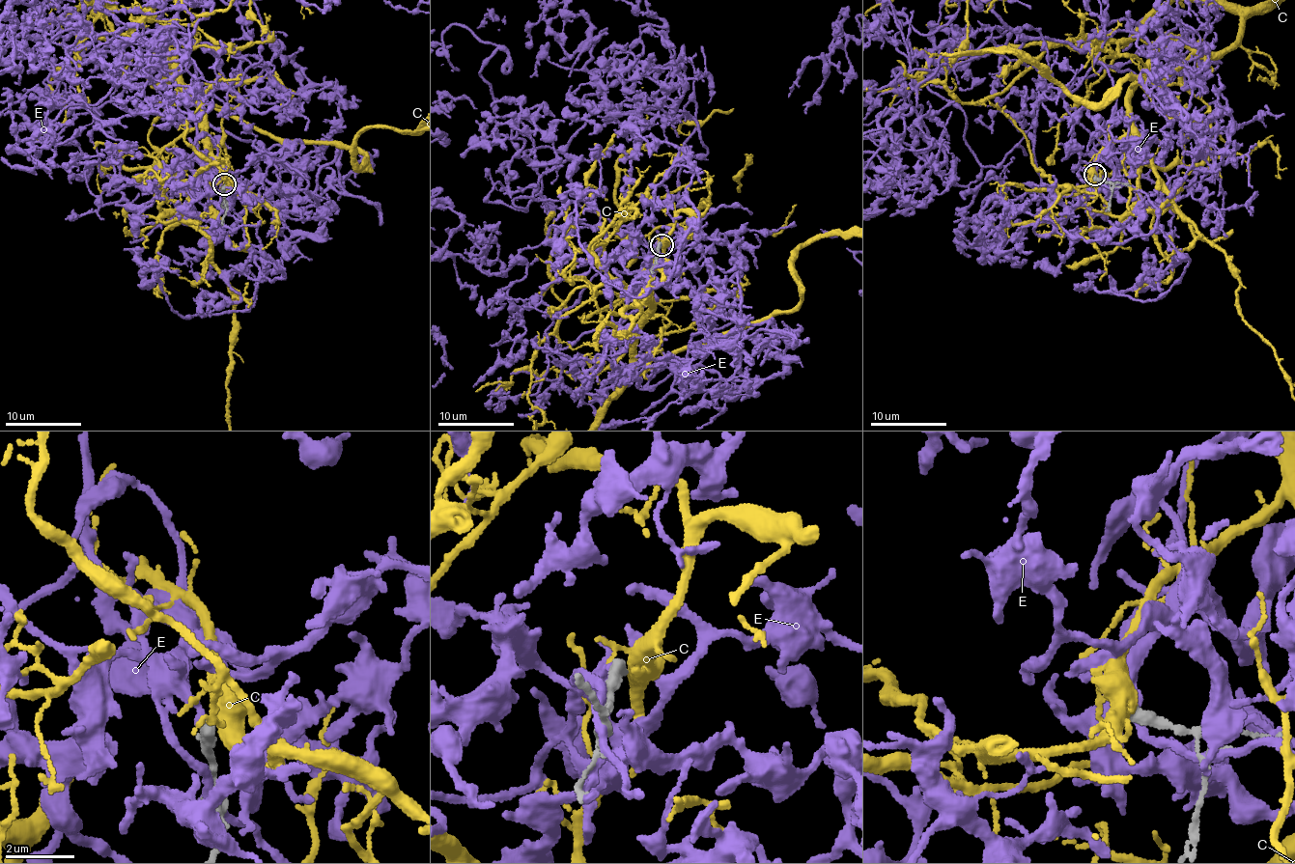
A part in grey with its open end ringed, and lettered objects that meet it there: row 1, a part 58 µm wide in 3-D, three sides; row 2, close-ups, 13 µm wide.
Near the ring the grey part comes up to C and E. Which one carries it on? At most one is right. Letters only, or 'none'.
none

